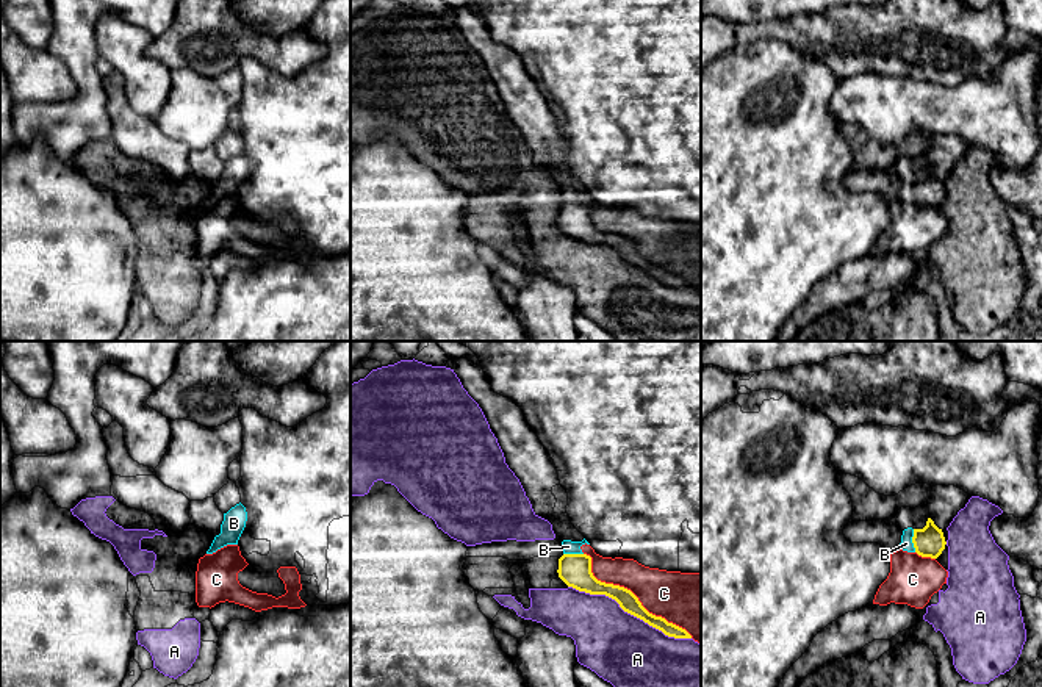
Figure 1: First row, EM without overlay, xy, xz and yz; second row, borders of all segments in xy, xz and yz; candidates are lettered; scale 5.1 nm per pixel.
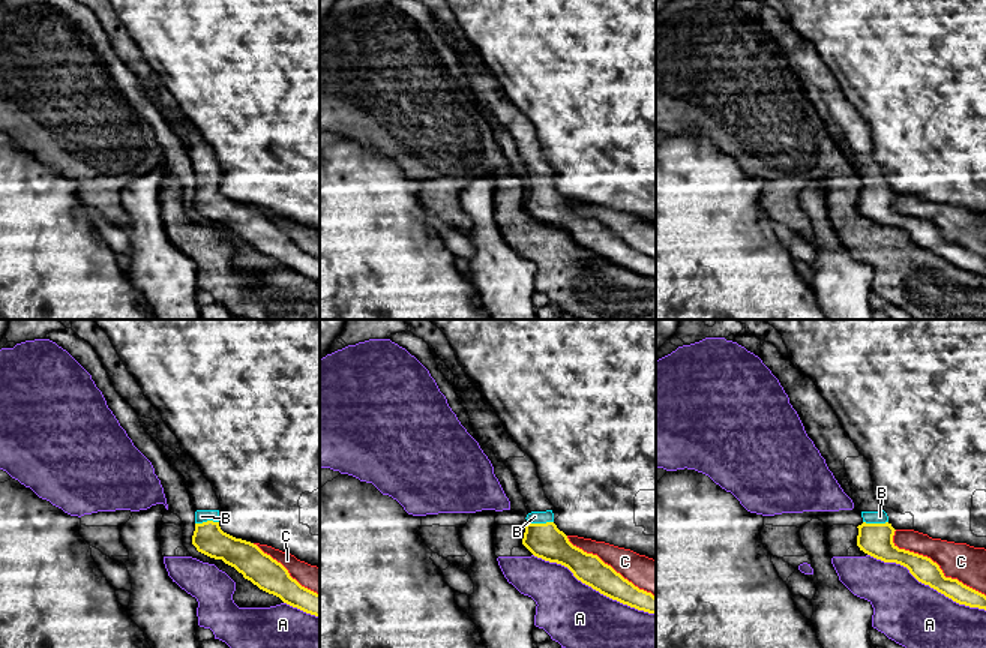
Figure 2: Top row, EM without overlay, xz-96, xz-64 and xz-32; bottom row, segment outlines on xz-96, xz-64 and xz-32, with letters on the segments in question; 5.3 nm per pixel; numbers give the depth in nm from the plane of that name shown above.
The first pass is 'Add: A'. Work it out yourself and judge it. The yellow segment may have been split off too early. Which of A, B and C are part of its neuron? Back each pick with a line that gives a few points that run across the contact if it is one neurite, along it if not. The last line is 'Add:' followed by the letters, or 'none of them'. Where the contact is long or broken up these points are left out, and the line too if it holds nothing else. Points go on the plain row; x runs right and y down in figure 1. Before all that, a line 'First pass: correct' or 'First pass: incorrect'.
First pass: incorrect
B: line yz (928, 191), (912, 190), (906, 193)
Add: B

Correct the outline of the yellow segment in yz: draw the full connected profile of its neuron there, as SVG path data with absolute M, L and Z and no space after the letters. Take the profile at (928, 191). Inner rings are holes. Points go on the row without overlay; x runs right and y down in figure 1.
M887 167L851 171L845 175L843 185L851 192L878 192L889 202L903 199L931 208L937 208L947 194L942 178L931 167L923 178L907 177L904 180L900 180Z

